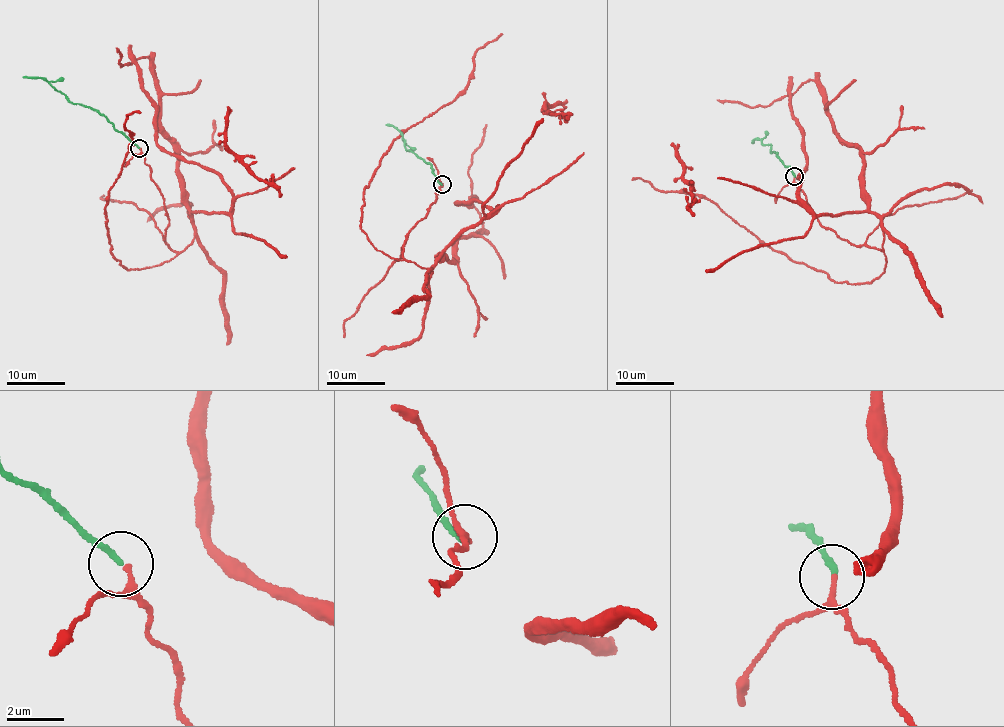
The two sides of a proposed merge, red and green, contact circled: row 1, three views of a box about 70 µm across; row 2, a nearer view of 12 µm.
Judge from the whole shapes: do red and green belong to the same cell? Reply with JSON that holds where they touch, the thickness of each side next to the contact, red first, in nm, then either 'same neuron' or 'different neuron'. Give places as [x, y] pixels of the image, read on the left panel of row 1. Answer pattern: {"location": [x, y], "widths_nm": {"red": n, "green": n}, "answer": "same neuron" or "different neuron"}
{"location": [139, 148], "widths_nm": {"red": 180, "green": 200}, "answer": "same neuron"}

